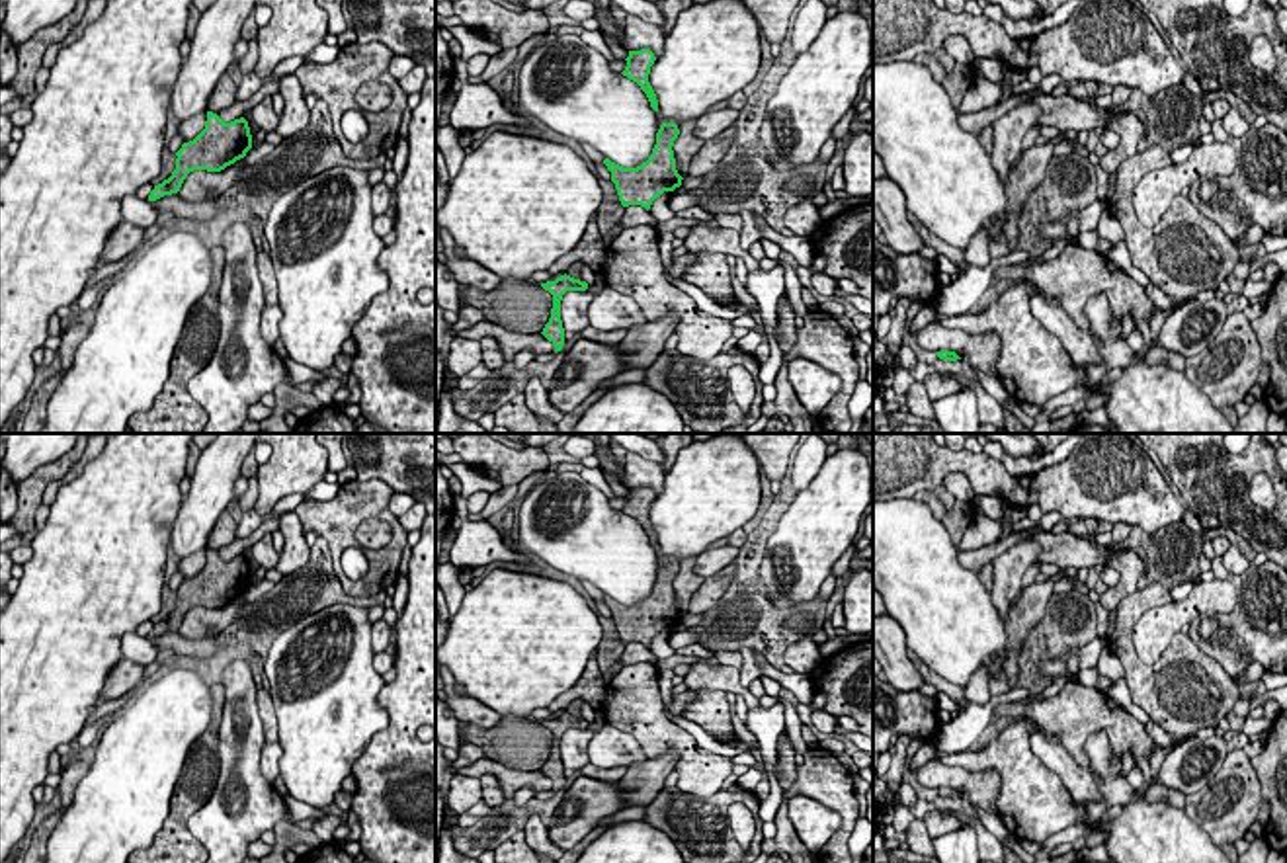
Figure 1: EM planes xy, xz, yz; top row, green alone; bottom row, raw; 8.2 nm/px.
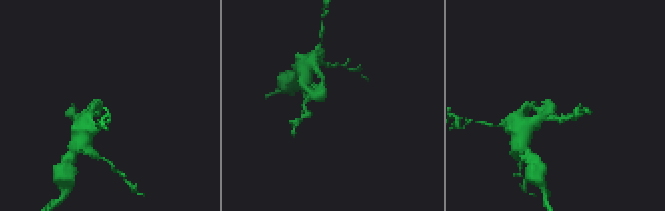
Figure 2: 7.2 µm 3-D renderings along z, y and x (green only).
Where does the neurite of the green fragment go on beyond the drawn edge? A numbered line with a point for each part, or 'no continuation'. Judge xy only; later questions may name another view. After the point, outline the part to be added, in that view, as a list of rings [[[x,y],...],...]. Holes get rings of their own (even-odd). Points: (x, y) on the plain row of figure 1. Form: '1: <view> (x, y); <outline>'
no continuation

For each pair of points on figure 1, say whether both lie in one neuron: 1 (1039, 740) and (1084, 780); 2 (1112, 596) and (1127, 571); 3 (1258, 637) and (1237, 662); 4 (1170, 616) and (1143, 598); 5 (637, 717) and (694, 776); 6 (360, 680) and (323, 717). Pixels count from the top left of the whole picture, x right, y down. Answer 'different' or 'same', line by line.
1: same
2: same
3: same
4: different
5: same
6: same

